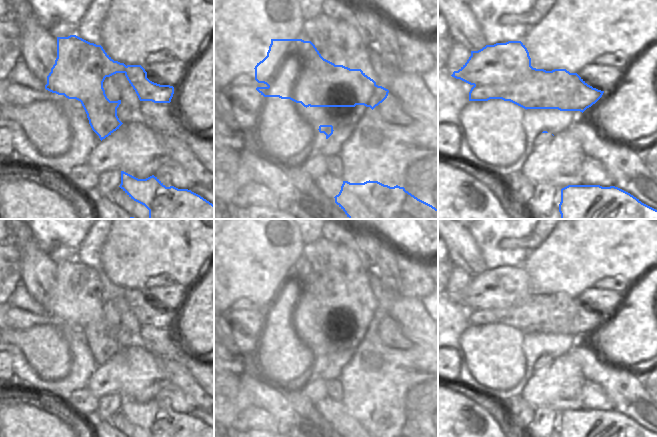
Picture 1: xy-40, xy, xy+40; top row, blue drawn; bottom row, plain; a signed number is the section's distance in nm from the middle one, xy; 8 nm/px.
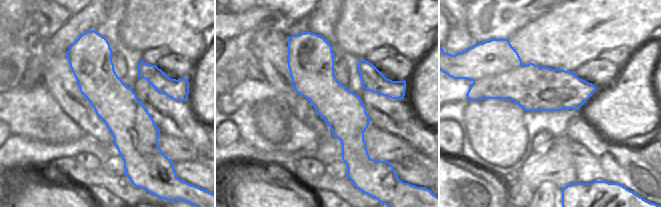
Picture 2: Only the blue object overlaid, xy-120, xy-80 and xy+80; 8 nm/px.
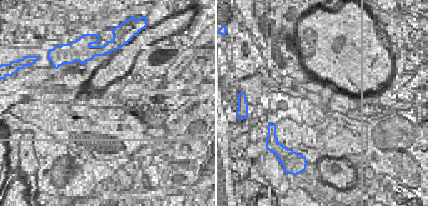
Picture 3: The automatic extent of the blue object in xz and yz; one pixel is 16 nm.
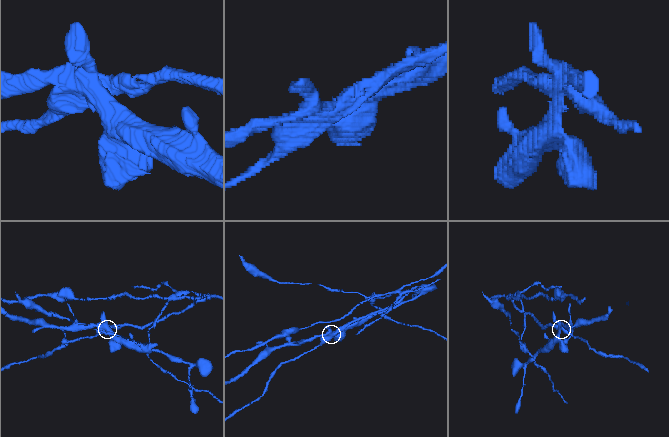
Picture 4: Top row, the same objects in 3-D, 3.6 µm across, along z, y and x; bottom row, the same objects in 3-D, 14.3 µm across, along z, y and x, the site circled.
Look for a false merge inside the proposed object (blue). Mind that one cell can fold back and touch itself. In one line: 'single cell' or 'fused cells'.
fused cells

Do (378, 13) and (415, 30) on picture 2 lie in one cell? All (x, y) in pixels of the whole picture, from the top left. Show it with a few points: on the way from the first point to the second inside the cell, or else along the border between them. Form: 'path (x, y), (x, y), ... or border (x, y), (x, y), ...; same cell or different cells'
path (387, 14), (399, 14), (406, 21); same cell

